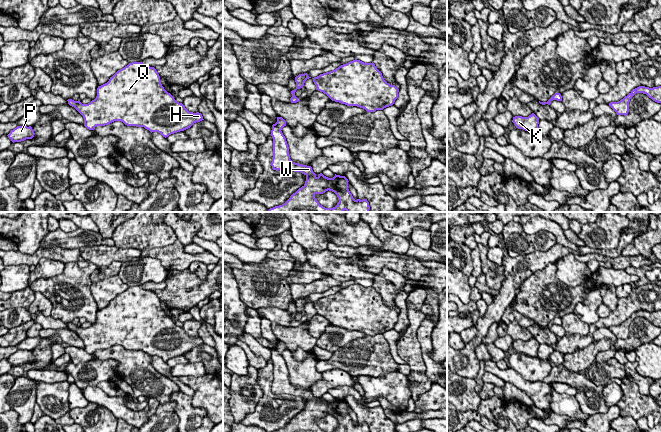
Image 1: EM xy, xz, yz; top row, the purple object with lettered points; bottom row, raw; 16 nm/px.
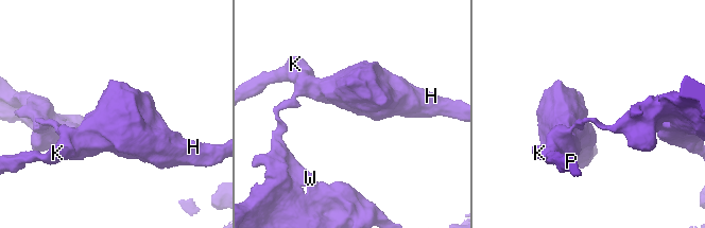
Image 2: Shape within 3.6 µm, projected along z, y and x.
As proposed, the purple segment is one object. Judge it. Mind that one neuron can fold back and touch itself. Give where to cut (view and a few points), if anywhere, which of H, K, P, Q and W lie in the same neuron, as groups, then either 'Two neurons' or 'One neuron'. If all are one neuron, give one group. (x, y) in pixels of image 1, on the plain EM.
Split along xz (292, 314), (294, 316). Groups: H K P Q / W. Two neurons

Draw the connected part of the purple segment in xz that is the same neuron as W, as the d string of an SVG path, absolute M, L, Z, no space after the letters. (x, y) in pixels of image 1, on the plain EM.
M277 341L277 346L272 349L270 358L273 362L272 393L300 396L306 400L306 405L284 428L273 432L325 432L319 428L315 419L328 414L334 416L339 424L333 432L370 432L367 423L353 422L348 413L349 405L345 400L335 398L333 402L328 402L322 397L316 399L311 390L293 386L290 383L286 362L281 355L284 350L286 345L282 341Z

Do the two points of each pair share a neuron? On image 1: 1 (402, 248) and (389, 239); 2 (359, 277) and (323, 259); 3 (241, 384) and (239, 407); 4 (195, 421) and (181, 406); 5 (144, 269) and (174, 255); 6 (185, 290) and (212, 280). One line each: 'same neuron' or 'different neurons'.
1: same neuron
2: same neuron
3: same neuron
4: same neuron
5: different neurons
6: same neuron

